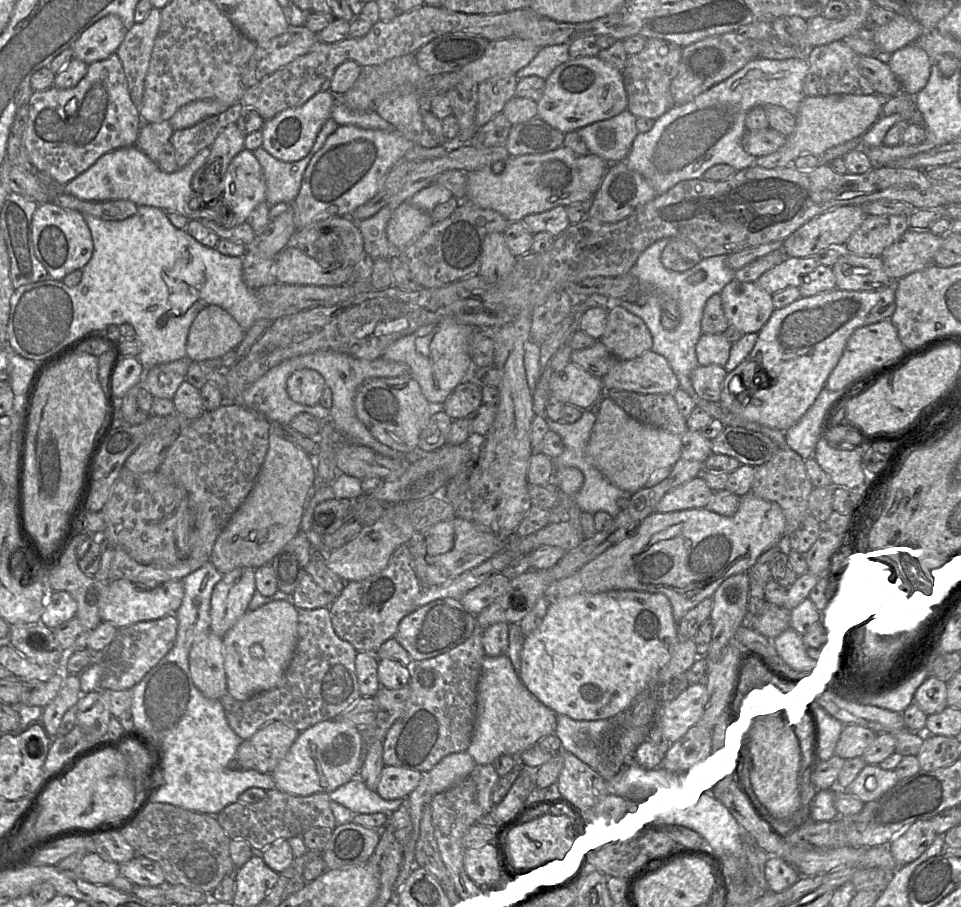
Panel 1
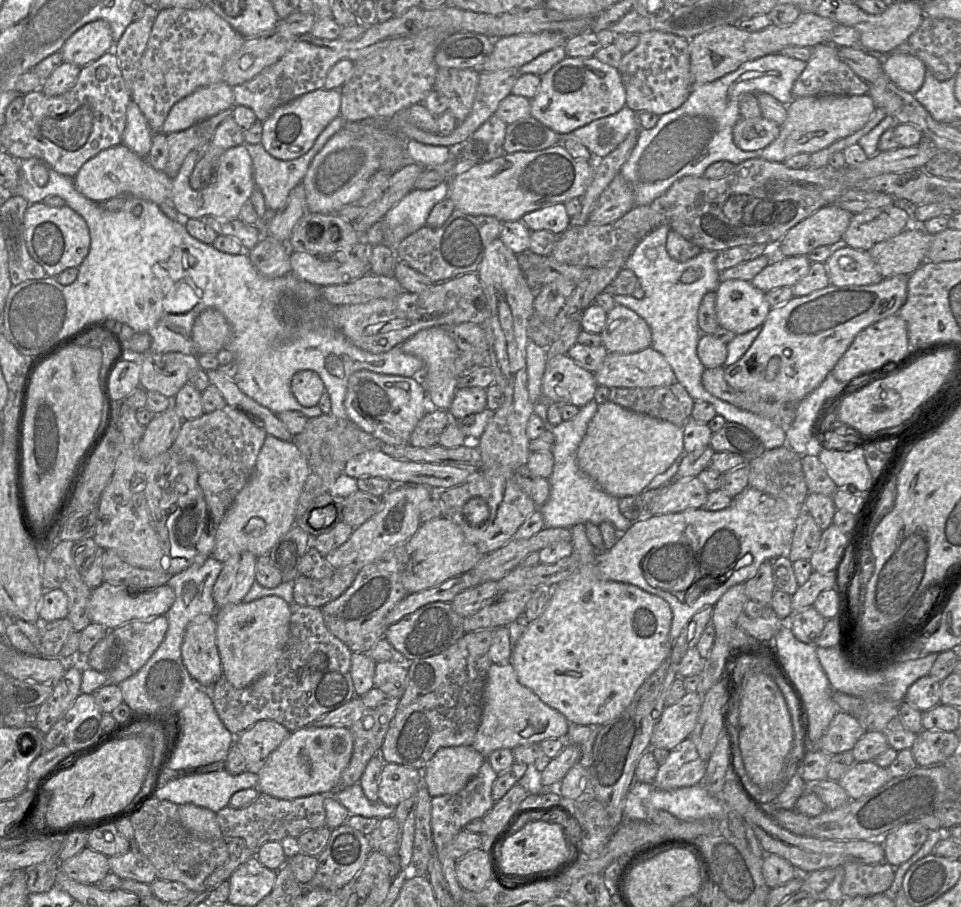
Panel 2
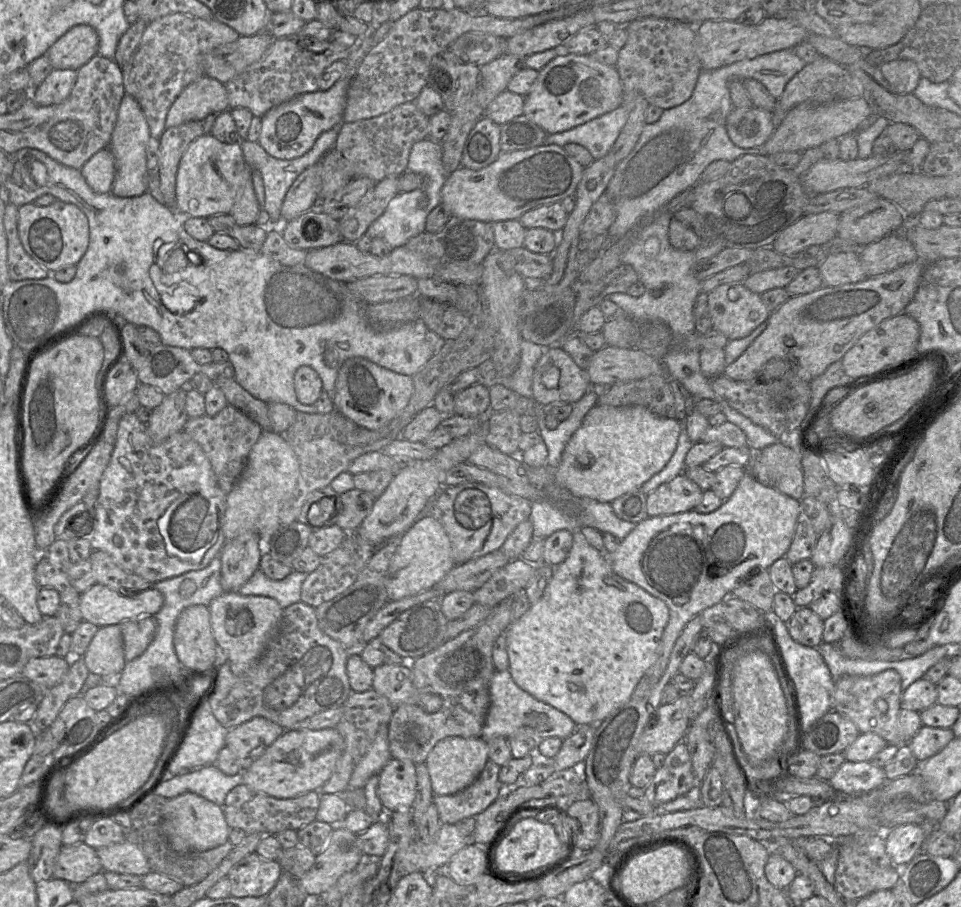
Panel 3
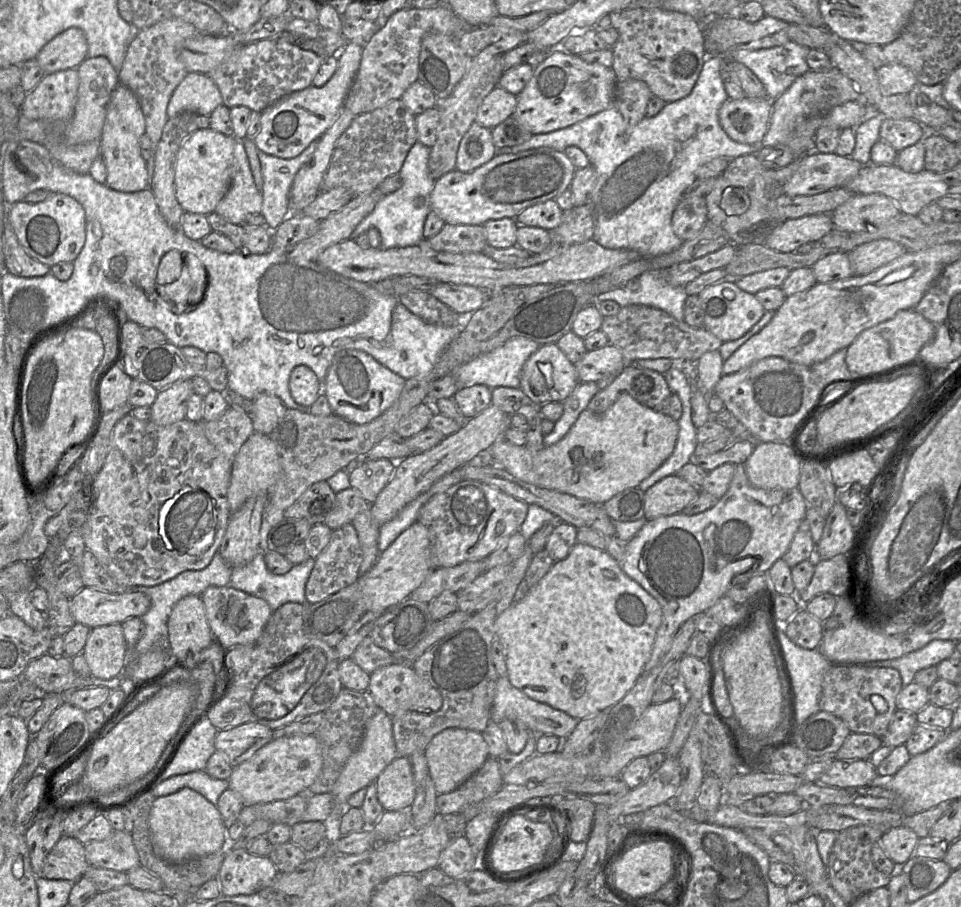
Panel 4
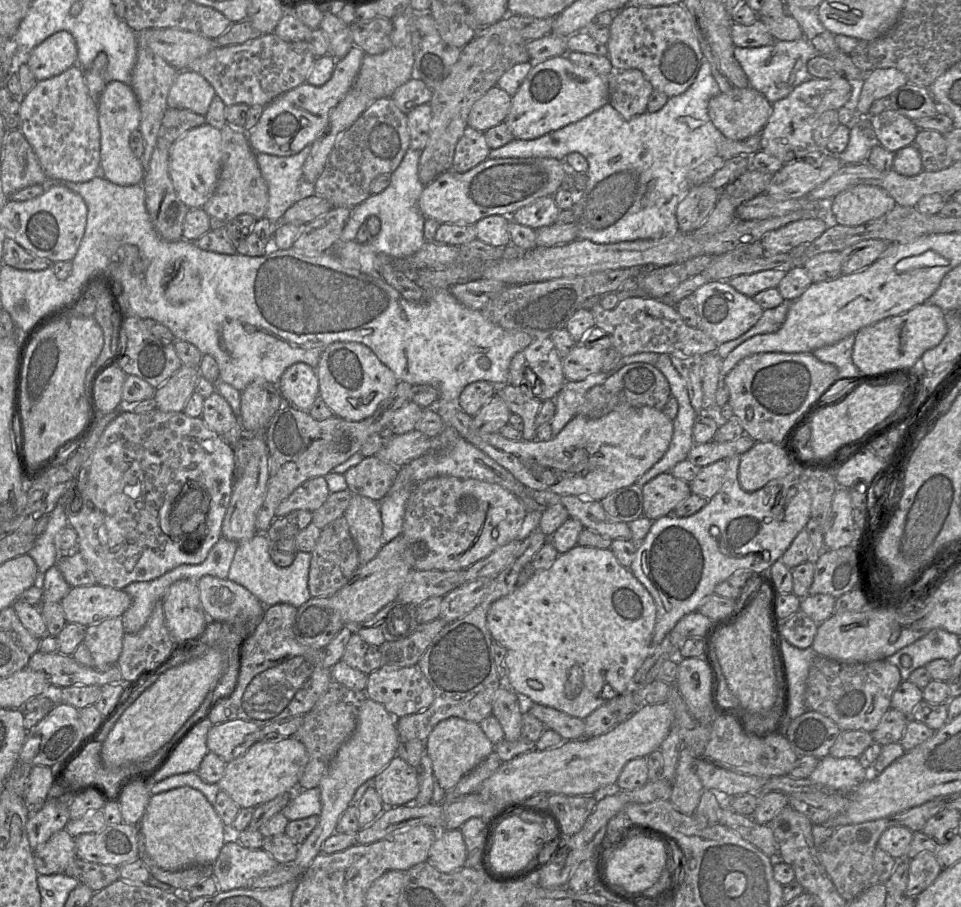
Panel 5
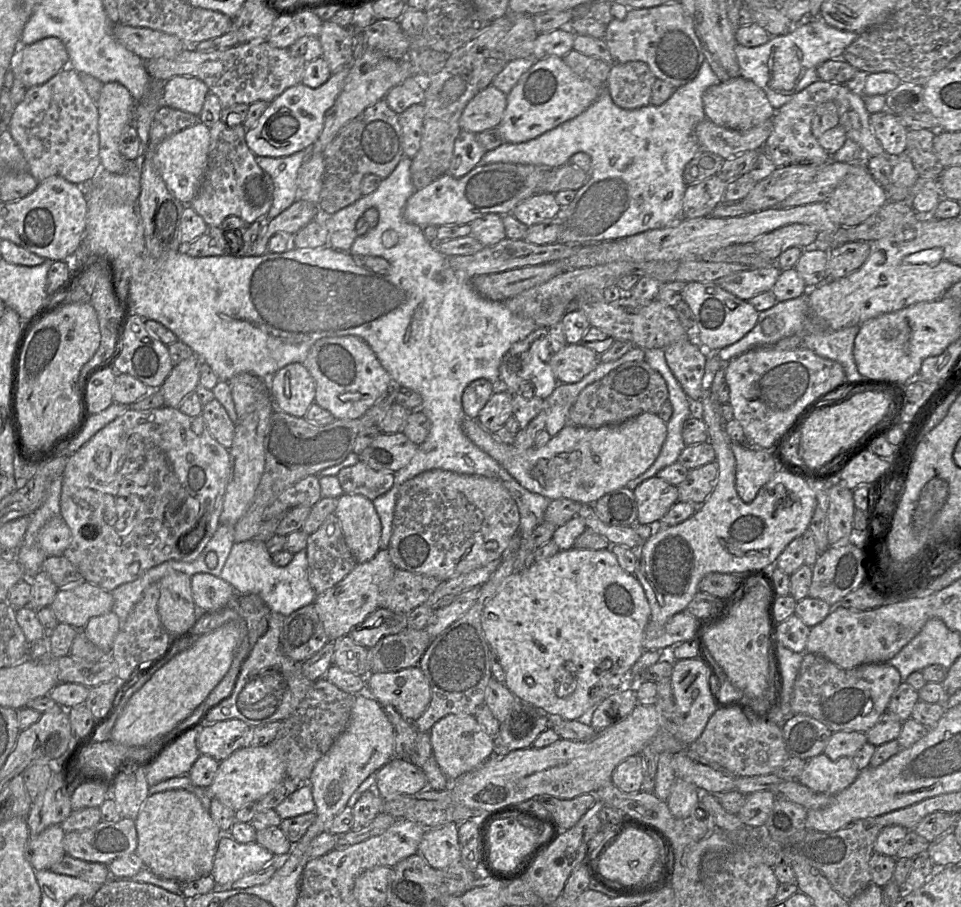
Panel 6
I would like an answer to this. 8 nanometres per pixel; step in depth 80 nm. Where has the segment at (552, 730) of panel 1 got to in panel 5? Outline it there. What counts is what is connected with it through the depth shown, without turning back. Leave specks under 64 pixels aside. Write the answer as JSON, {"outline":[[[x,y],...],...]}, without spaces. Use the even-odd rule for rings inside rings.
{"outline":[[[525,703],[525,712],[529,712],[538,718],[546,729],[557,732],[563,738],[563,741],[584,737],[584,719],[572,717],[555,708],[536,703]]]}

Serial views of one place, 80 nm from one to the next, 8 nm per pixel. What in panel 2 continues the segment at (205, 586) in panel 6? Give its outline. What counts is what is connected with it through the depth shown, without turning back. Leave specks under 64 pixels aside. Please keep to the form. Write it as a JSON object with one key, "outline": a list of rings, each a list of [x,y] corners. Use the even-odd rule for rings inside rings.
{"outline":[[[278,596],[217,608],[214,618],[222,673],[235,688],[249,686],[278,661],[289,639],[290,617],[290,605]]]}

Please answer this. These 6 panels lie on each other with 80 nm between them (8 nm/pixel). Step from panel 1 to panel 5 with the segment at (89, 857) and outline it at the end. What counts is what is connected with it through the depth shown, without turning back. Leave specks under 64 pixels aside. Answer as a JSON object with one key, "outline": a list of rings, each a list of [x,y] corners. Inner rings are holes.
{"outline":[[[65,829],[60,830],[33,850],[33,856],[38,874],[62,874],[77,858],[74,838]]]}

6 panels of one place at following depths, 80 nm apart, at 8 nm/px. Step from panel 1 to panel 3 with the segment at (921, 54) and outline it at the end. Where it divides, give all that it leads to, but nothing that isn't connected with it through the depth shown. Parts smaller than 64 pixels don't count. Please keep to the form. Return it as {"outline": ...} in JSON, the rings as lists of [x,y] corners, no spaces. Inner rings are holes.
{"outline":[[[908,59],[883,63],[879,66],[879,70],[891,88],[900,94],[912,93],[922,77],[916,63]]]}

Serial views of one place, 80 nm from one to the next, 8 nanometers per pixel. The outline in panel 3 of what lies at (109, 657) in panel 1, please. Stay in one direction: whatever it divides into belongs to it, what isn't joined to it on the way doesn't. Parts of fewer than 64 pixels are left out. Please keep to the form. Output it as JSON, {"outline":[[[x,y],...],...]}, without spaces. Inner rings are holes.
{"outline":[[[154,616],[125,620],[119,626],[126,663],[139,657],[146,650],[157,629]]]}

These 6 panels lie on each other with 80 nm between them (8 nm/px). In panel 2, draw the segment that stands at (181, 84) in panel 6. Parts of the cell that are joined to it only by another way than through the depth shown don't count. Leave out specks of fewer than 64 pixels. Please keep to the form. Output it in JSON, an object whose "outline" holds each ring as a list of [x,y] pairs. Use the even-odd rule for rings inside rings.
{"outline":[[[225,82],[200,87],[172,106],[161,132],[183,131],[234,106],[232,87]]]}

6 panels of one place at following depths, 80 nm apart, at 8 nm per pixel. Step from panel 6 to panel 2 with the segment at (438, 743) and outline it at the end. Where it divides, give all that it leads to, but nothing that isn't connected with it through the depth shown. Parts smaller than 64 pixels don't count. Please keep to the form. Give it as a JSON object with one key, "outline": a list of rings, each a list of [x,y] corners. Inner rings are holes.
{"outline":[[[472,746],[442,747],[423,769],[429,795],[455,794],[478,773],[486,758]]]}

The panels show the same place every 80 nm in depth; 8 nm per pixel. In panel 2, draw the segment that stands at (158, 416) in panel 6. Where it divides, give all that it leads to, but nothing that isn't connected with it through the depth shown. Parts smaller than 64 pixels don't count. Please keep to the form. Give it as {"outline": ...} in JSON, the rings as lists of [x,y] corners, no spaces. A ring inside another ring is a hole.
{"outline":[[[116,403],[113,412],[117,429],[124,437],[124,449],[119,455],[113,475],[101,494],[98,503],[94,542],[103,550],[114,550],[131,566],[156,570],[176,575],[190,567],[201,566],[212,557],[215,548],[217,526],[208,510],[203,490],[198,483],[198,469],[195,463],[172,449],[143,460],[138,453],[138,444],[145,427],[136,420],[136,410],[125,403]]]}

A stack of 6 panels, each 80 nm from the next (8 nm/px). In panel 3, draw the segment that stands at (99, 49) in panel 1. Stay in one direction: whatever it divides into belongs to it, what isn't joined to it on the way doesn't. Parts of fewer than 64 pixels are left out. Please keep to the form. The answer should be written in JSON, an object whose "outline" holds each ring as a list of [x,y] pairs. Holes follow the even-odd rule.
{"outline":[[[85,24],[76,25],[62,35],[43,55],[53,69],[78,70],[98,55],[99,37],[96,30]]]}

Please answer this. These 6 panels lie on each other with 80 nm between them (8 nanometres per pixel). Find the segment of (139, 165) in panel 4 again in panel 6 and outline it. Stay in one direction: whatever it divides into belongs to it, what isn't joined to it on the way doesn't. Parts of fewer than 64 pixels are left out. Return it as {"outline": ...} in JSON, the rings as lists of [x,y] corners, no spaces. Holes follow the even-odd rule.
{"outline":[[[113,81],[105,83],[102,87],[101,94],[97,100],[97,109],[99,113],[99,156],[101,160],[101,169],[114,174],[124,174],[129,169],[131,163],[137,161],[129,161],[124,158],[119,149],[120,137],[134,120],[134,108],[136,101],[126,86]]]}

